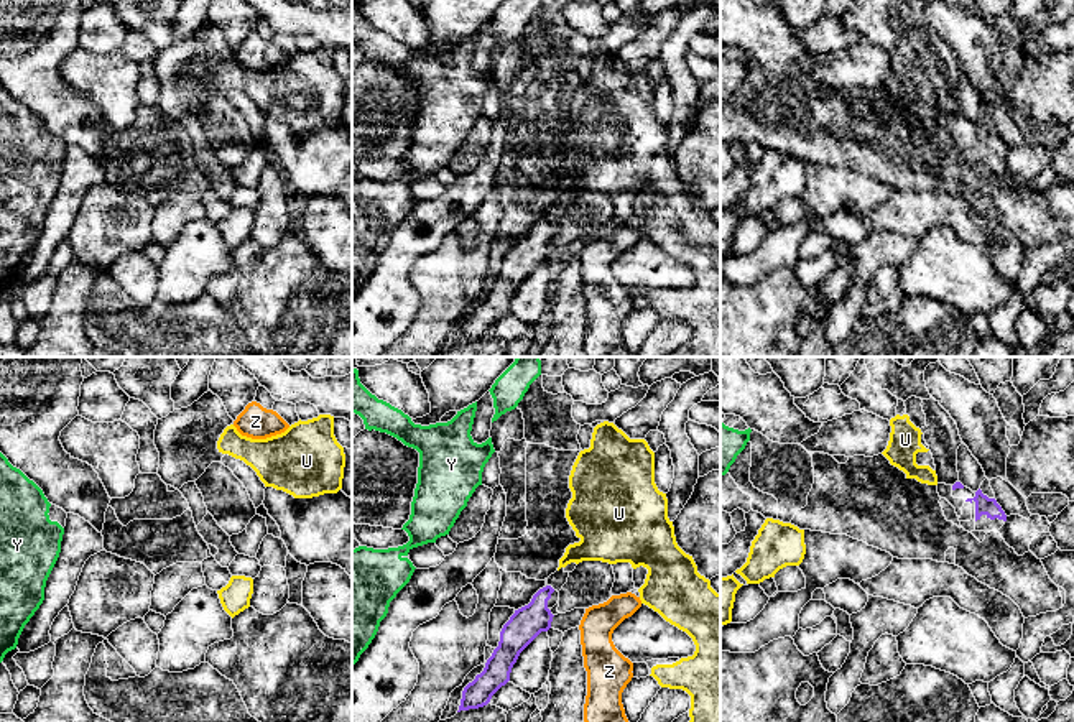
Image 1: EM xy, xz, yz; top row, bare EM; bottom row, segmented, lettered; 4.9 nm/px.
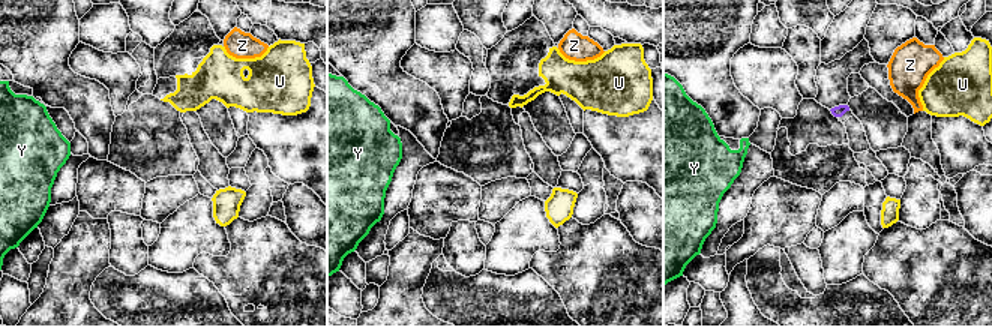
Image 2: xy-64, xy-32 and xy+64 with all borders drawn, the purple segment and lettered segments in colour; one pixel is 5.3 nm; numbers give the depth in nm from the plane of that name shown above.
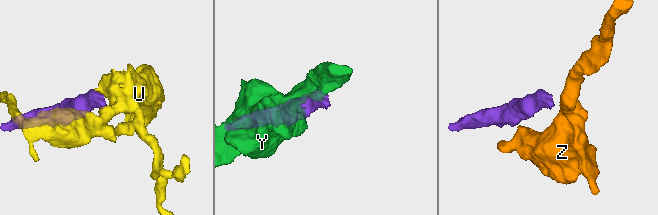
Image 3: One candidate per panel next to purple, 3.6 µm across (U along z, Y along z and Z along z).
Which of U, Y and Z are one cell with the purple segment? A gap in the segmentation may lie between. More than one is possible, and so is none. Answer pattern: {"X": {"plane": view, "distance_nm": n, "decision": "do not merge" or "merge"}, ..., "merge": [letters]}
{"U": {"plane": "yz", "distance_nm": 80, "decision": "do not merge"}, "Y": {"plane": "xz", "distance_nm": 500, "decision": "do not merge"}, "Z": {"plane": "xz", "distance_nm": 140, "decision": "do not merge"}, "merge": []}

